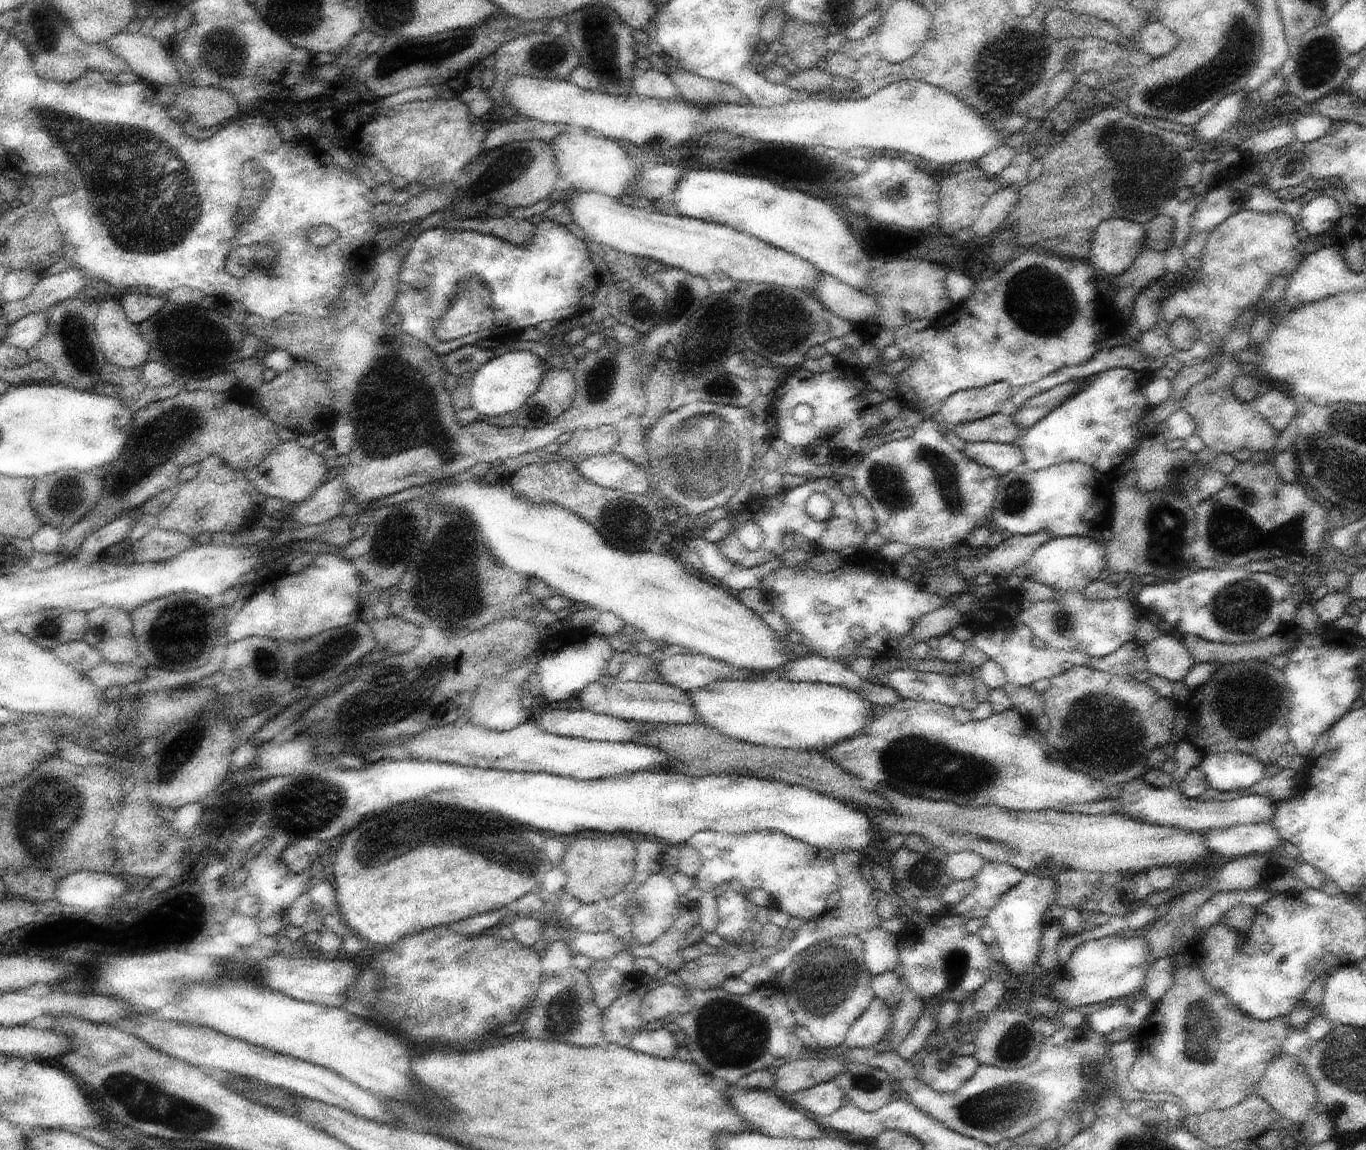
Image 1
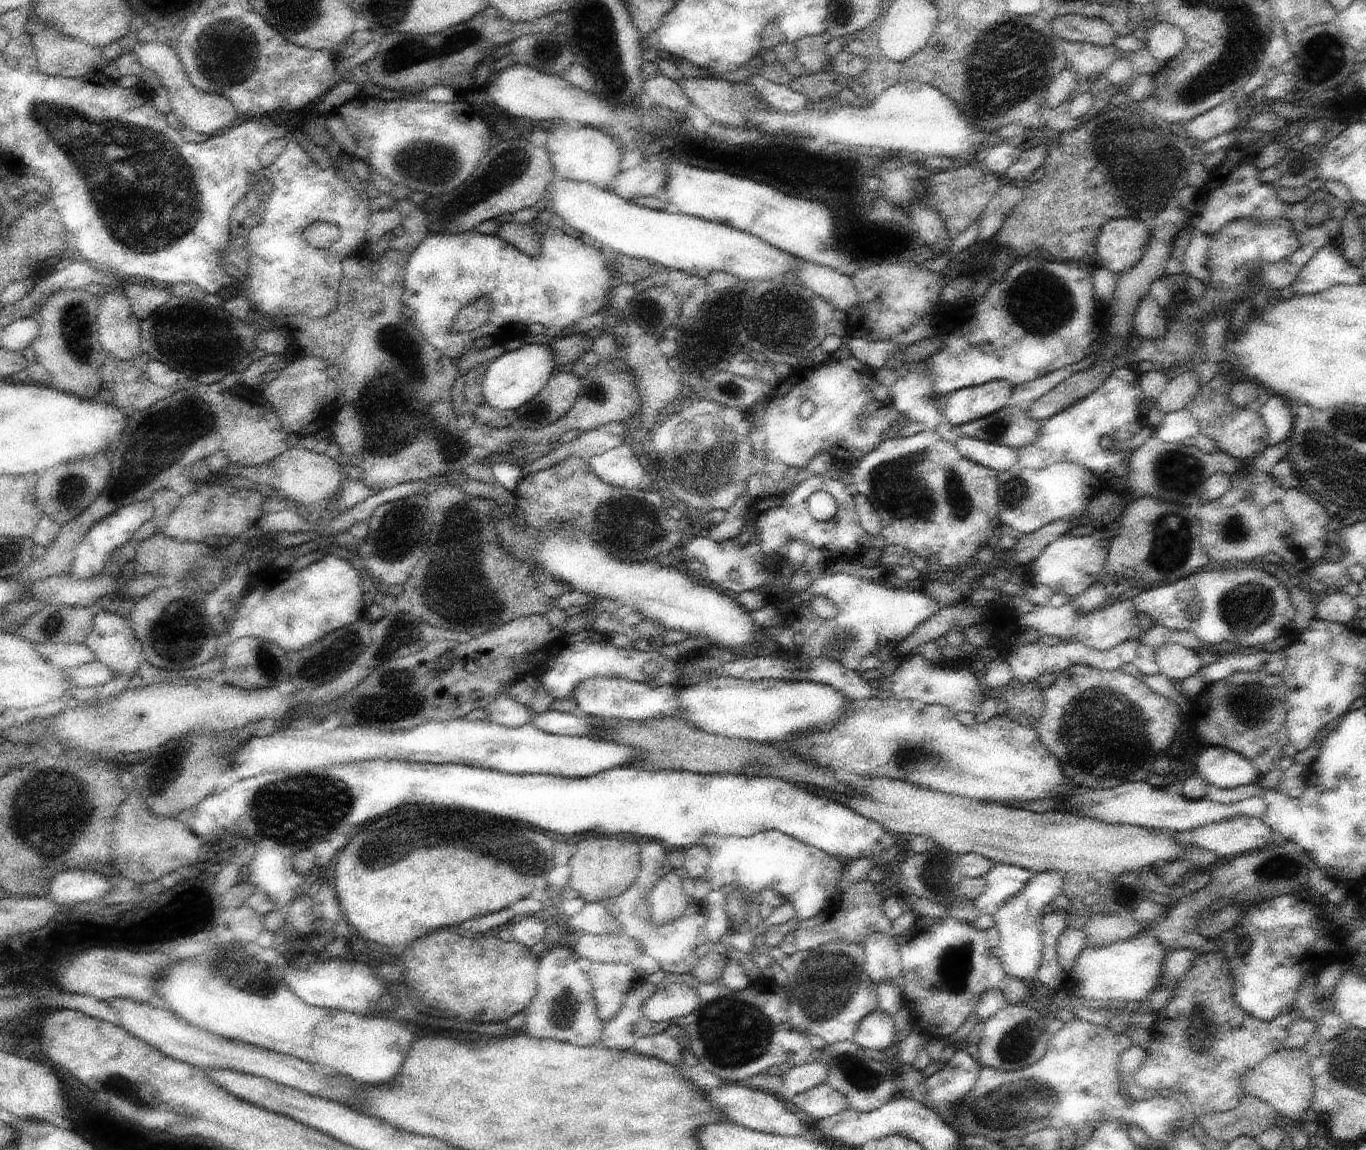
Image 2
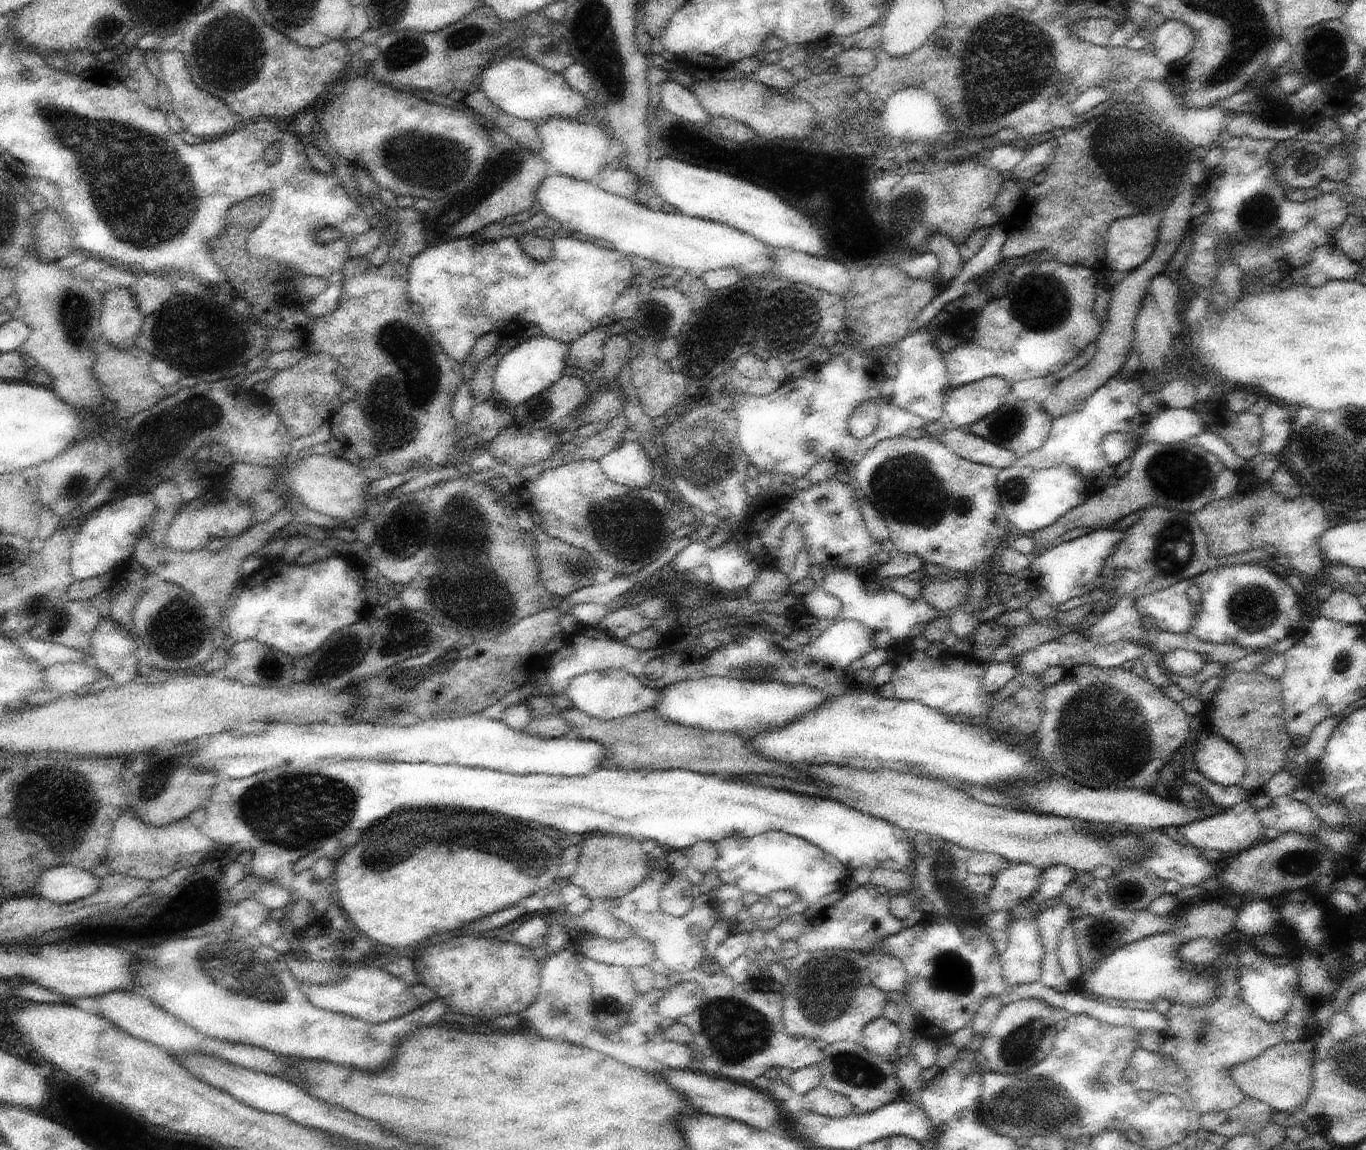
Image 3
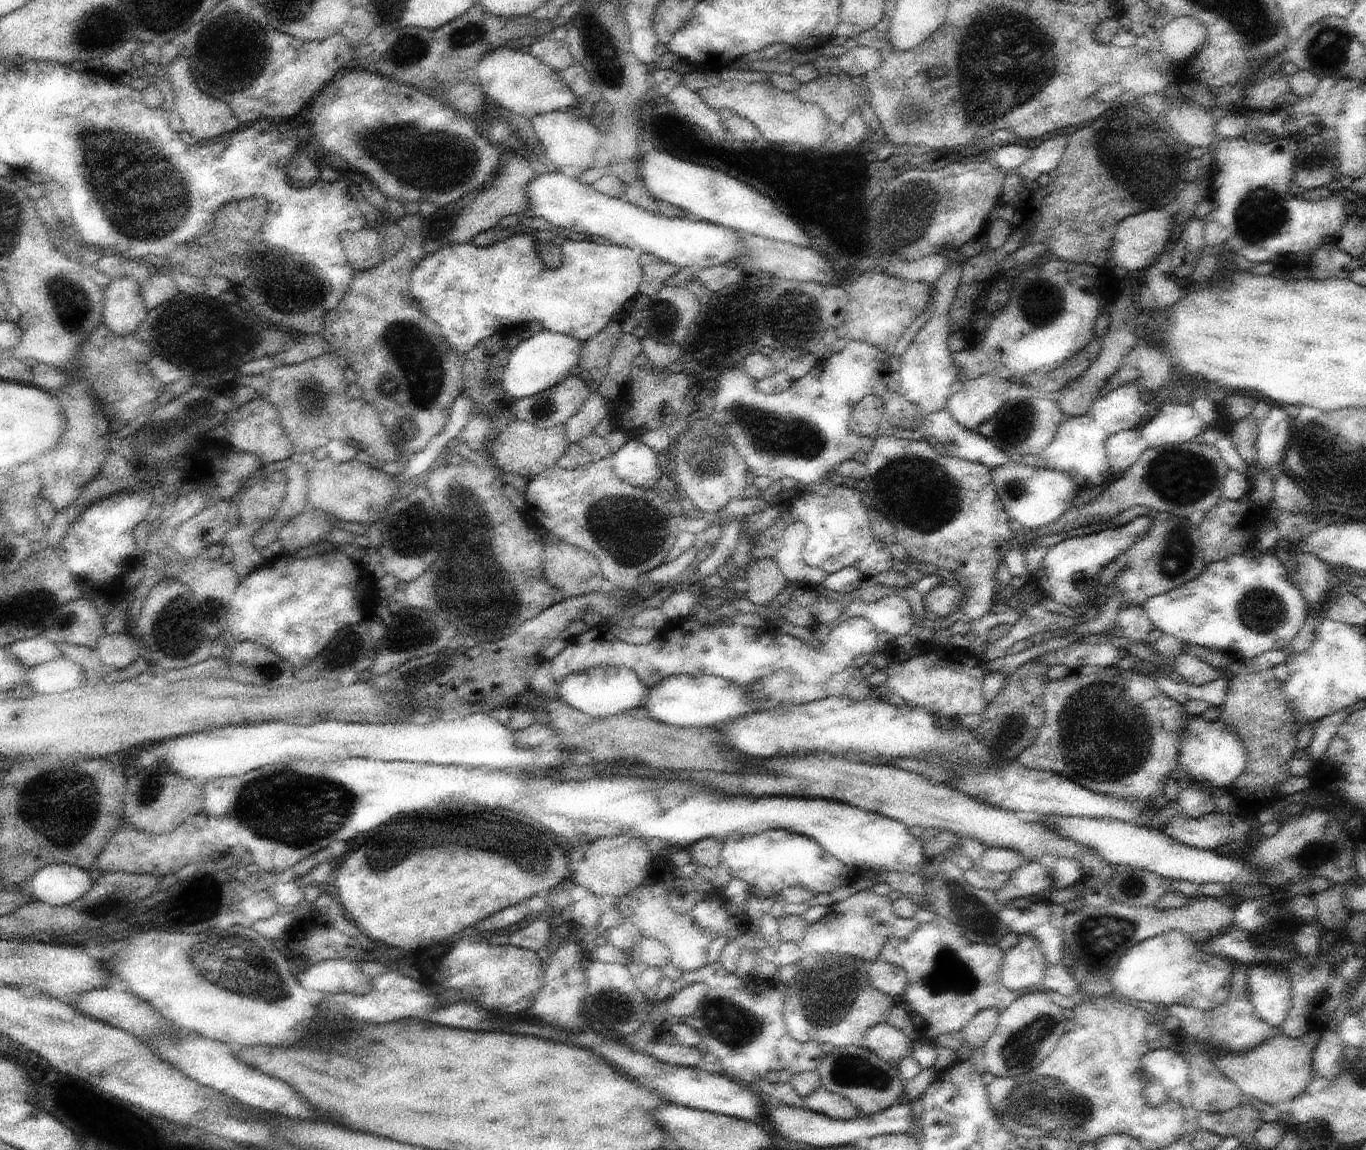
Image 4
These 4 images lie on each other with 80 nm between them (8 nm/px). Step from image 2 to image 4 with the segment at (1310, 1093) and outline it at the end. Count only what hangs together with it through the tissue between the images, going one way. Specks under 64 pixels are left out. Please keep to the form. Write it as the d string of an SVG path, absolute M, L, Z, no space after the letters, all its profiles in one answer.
M1311 1030L1300 1038L1276 1033L1275 1037L1270 1037L1246 1053L1216 1053L1215 1065L1243 1092L1244 1097L1274 1106L1281 1102L1292 1102L1304 1092L1315 1075L1313 1058L1321 1033Z

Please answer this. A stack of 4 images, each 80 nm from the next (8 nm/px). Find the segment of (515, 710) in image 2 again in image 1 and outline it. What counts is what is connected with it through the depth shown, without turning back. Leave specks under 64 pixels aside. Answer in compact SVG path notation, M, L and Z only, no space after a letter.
M542 648L536 649L526 662L518 668L512 669L506 677L501 679L495 679L488 677L483 679L478 687L477 693L473 698L474 704L472 704L468 723L475 725L484 725L485 727L496 729L499 731L509 731L516 728L526 721L530 721L534 718L532 711L526 710L521 703L521 690L524 688L524 682L527 678L537 672L537 668L544 658Z

